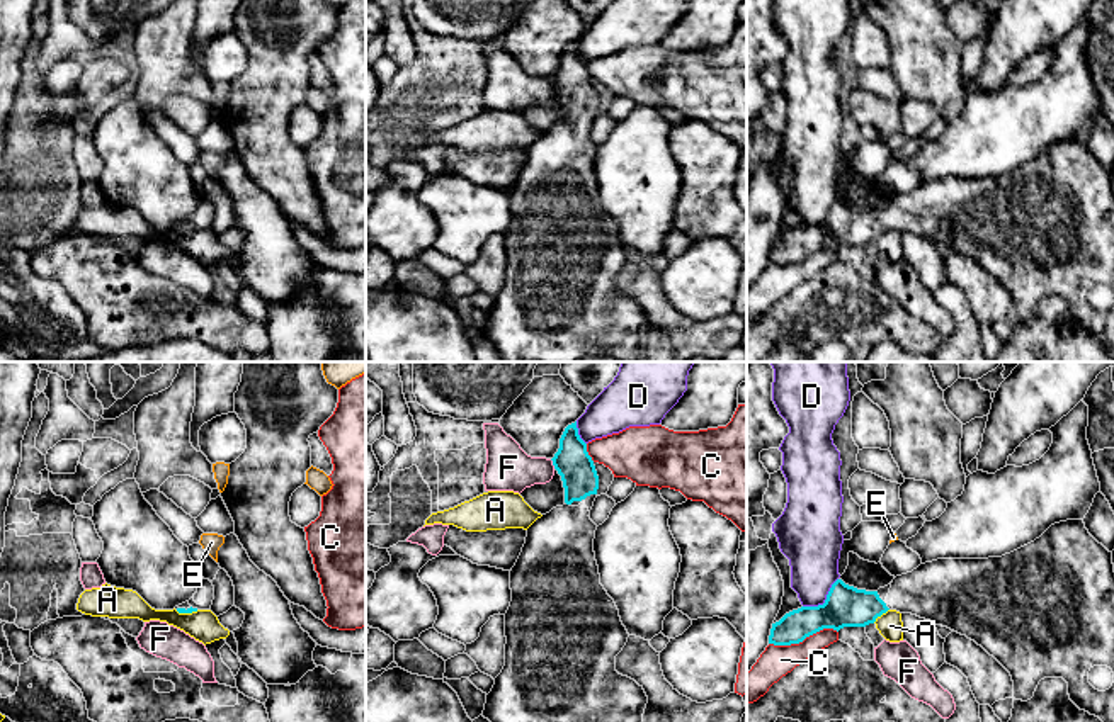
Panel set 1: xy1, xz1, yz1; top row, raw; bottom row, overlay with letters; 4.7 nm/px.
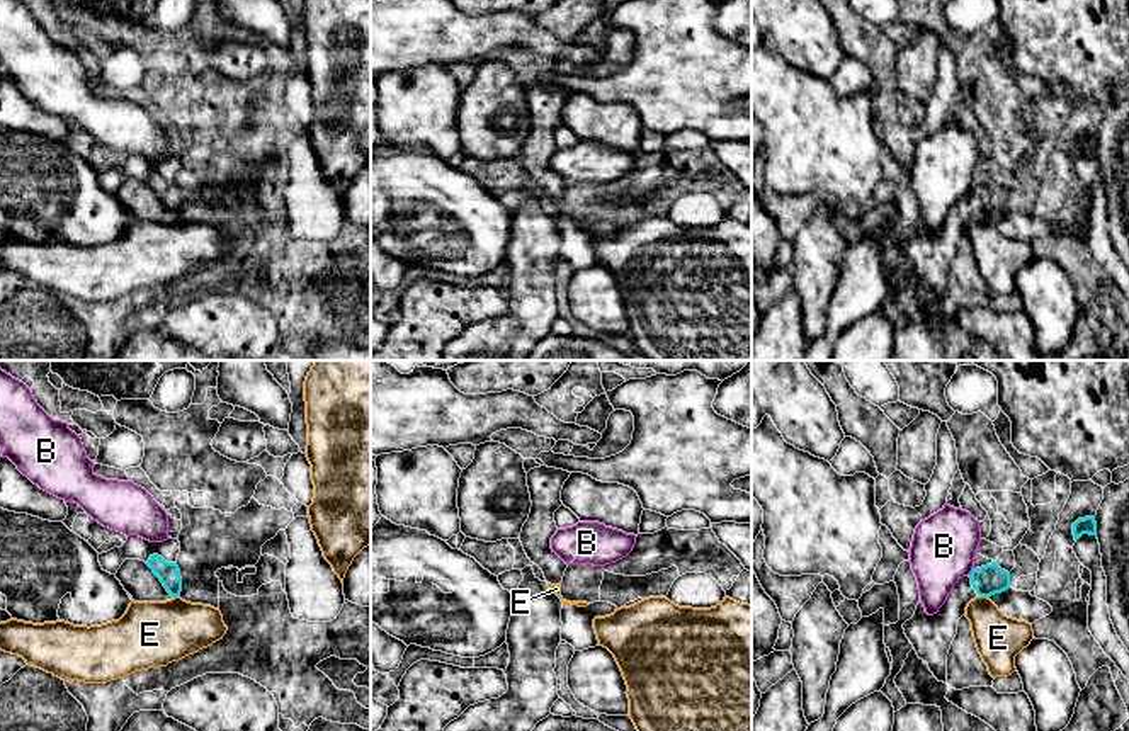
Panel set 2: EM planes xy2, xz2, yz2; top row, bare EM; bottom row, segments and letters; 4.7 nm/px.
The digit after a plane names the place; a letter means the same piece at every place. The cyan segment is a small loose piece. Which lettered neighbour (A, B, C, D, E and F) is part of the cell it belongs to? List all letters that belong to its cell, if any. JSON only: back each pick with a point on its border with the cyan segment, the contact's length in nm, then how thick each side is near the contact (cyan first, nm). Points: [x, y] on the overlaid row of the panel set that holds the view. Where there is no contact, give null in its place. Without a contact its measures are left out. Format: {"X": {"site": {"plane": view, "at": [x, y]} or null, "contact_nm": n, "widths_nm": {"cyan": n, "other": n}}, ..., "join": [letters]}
{"join": []}

